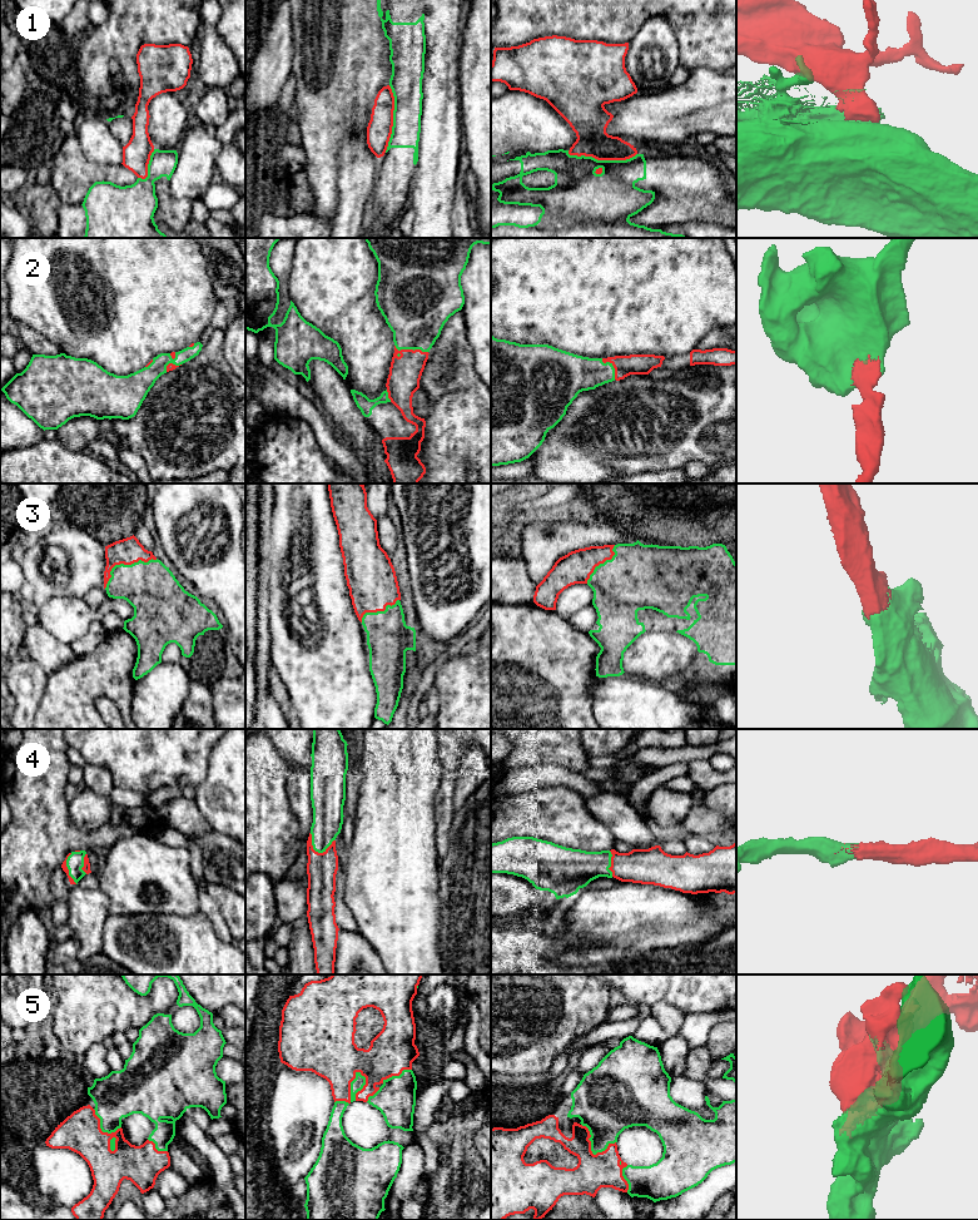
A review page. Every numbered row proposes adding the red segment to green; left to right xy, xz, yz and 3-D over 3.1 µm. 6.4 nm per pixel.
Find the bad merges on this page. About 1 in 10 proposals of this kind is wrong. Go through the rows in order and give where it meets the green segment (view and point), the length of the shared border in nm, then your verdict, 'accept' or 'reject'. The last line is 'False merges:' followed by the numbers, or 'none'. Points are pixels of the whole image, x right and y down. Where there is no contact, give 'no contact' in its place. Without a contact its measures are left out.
1: contact yz (601, 160); length 440 nm; accept
2: contact xz (411, 348); length 220 nm; accept
3: contact xy (123, 564); length 400 nm; accept
4: contact xz (317, 851); length 180 nm; accept
5: contact xz (351, 1094); length 260 nm; accept
False merges: none

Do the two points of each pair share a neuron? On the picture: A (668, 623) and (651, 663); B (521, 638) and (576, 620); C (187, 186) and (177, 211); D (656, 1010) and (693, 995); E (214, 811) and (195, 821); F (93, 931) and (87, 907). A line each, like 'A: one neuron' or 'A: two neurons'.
A: two neurons
B: two neurons
C: two neurons
D: two neurons
E: two neurons
F: one neuron

